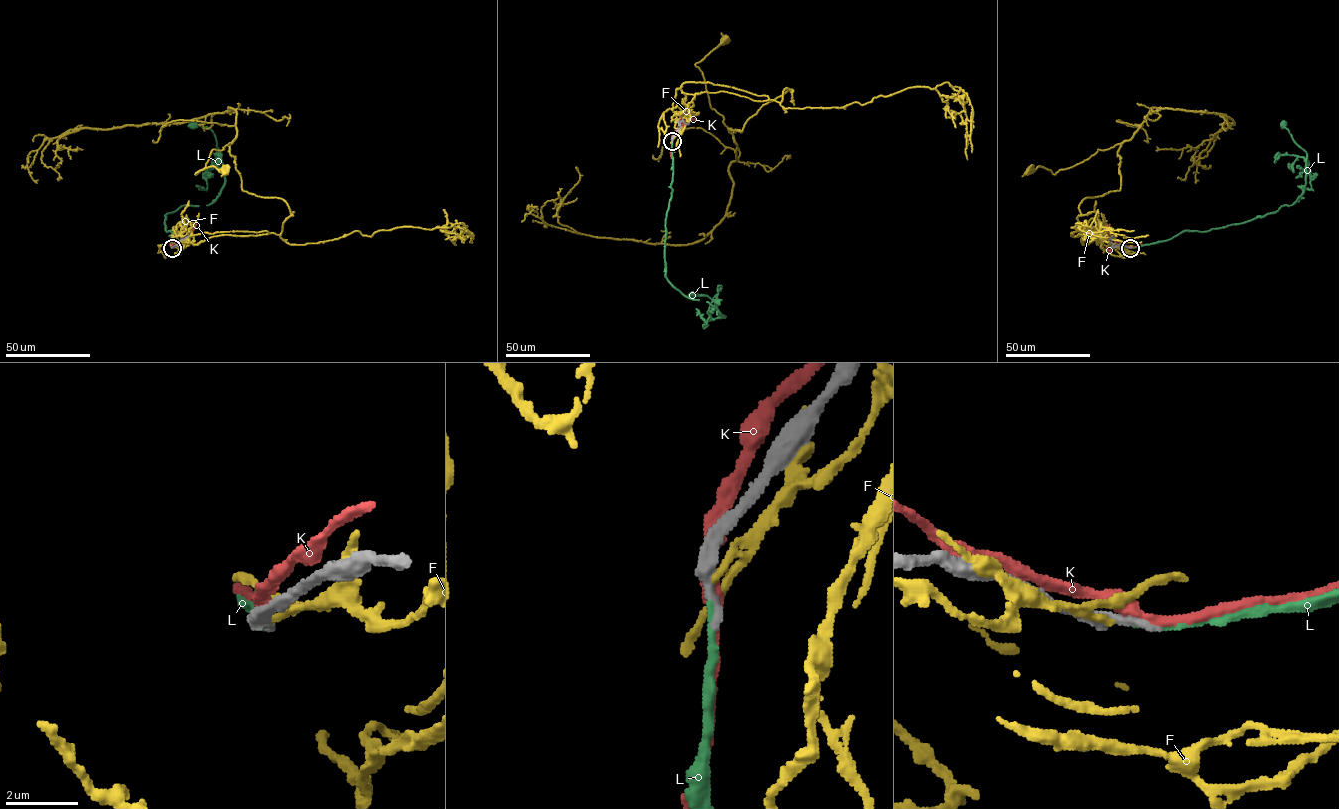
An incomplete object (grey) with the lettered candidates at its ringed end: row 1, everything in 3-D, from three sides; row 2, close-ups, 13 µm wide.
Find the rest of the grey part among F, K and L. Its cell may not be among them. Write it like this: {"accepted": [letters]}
{"accepted": ["L"]}

